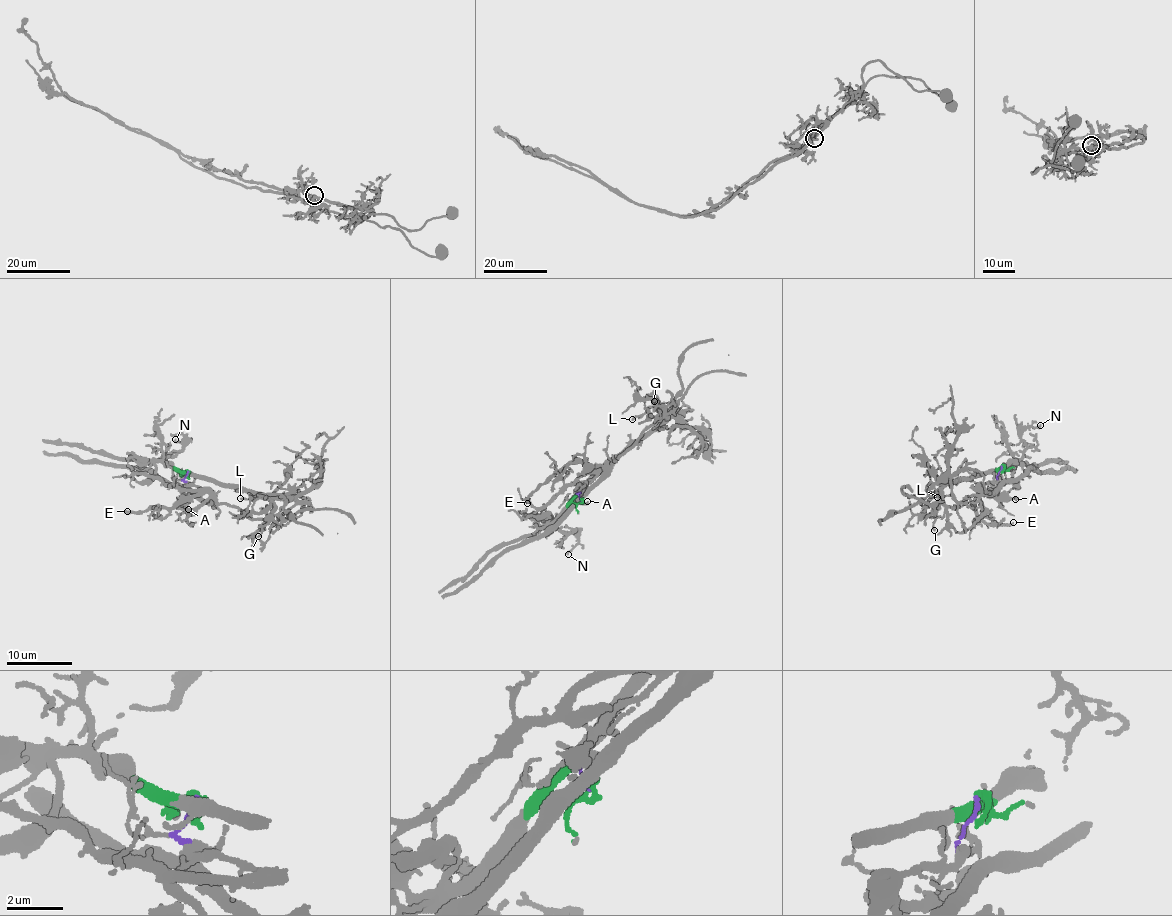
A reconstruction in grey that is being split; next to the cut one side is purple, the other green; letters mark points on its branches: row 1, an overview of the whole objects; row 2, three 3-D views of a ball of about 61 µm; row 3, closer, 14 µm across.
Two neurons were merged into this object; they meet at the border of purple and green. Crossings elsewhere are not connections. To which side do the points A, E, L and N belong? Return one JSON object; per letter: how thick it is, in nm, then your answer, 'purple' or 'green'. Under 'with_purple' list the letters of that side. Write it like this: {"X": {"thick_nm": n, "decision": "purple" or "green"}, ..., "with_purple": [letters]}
{"A": {"thick_nm": 170, "decision": "purple"}, "E": {"thick_nm": 240, "decision": "purple"}, "L": {"thick_nm": 140, "decision": "green"}, "N": {"thick_nm": 120, "decision": "green"}, "with_purple": ["A", "E"]}

